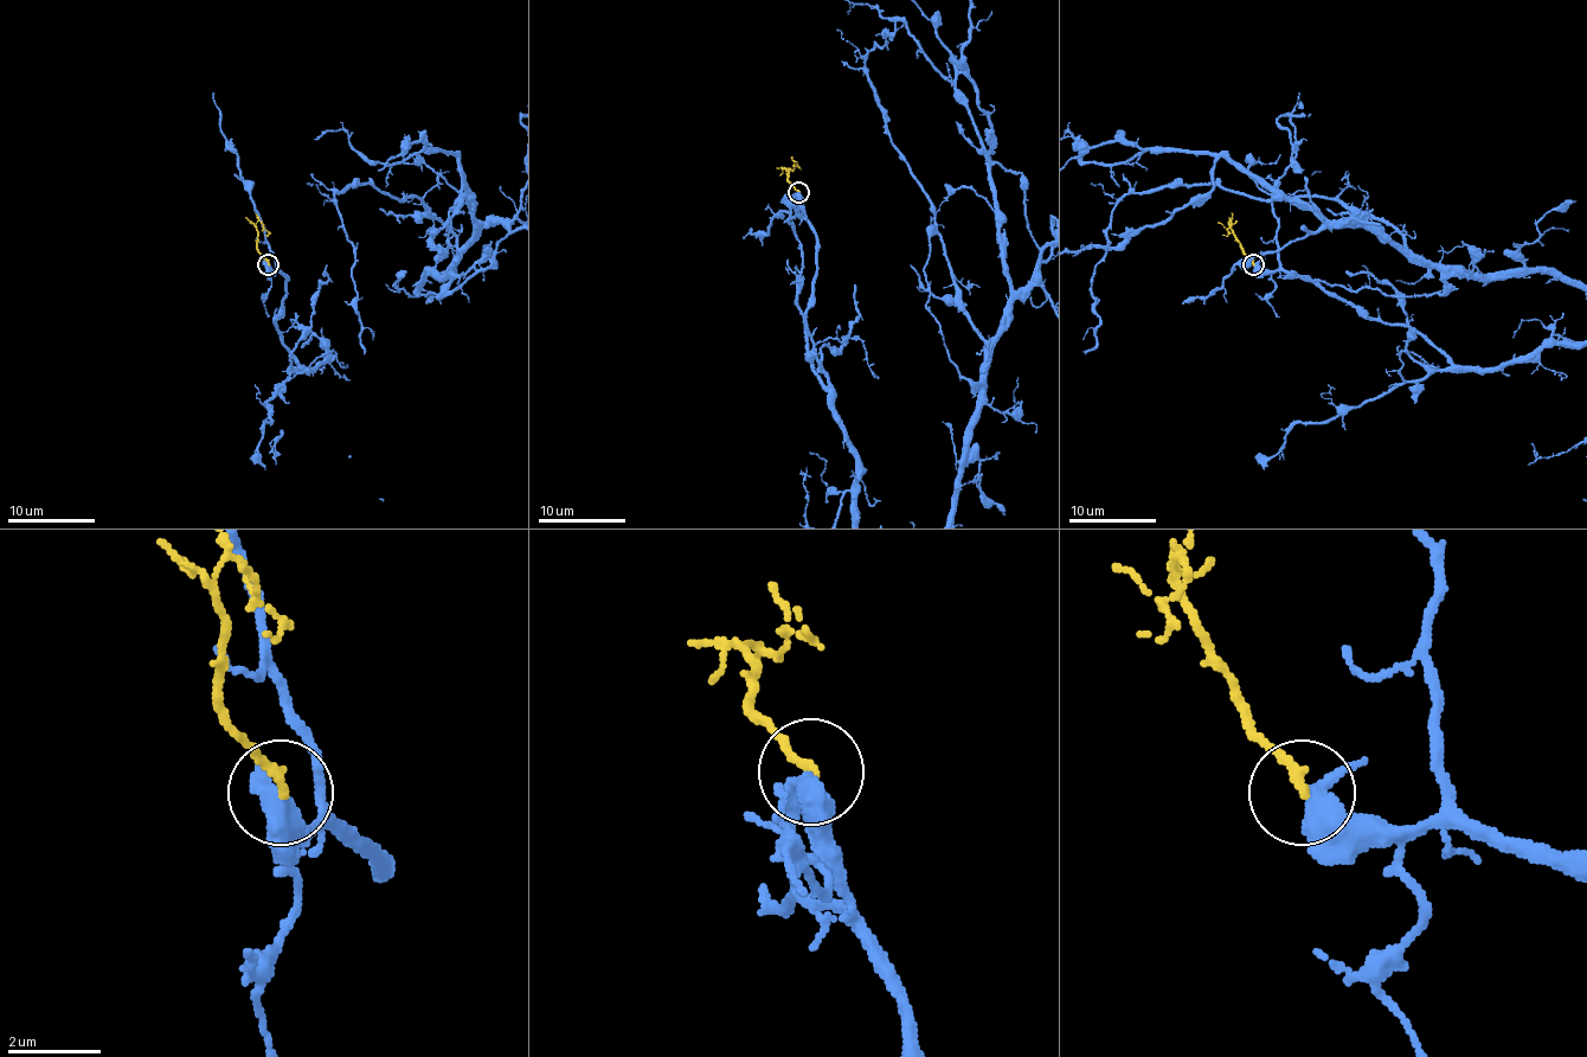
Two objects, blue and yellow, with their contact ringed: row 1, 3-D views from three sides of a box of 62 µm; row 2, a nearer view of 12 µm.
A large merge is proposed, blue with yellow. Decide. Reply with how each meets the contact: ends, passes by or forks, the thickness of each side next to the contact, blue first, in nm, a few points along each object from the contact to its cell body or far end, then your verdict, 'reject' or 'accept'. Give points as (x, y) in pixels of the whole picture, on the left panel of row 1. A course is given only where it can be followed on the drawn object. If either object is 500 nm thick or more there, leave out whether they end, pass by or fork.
blue passes by; yellow ends; calibres 420 and 200 nm; course yellow (268, 264), (257, 248), (258, 220), (265, 235); accept

